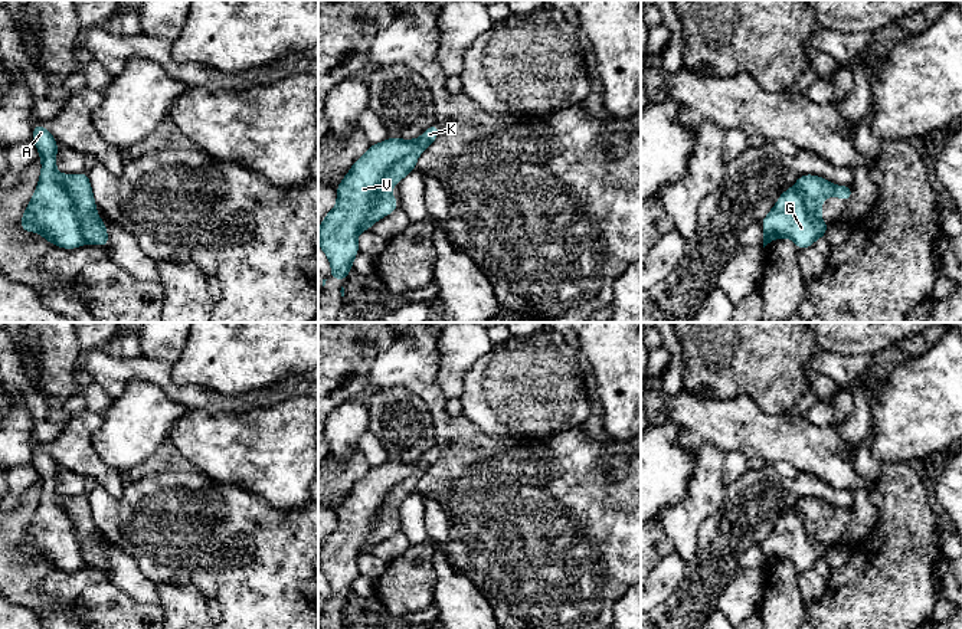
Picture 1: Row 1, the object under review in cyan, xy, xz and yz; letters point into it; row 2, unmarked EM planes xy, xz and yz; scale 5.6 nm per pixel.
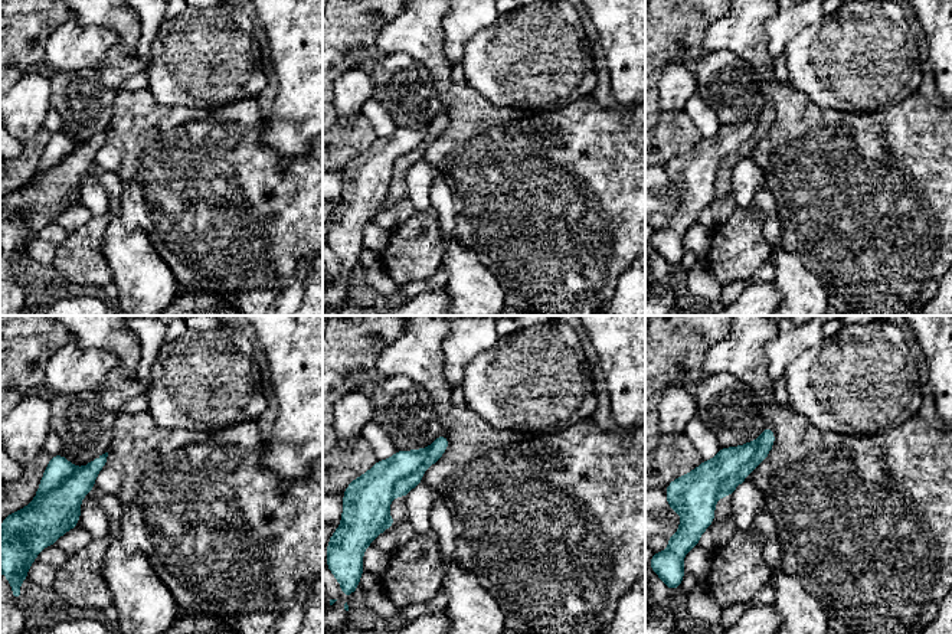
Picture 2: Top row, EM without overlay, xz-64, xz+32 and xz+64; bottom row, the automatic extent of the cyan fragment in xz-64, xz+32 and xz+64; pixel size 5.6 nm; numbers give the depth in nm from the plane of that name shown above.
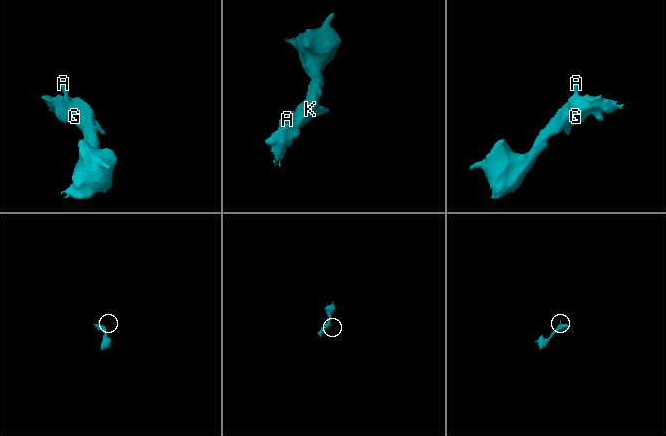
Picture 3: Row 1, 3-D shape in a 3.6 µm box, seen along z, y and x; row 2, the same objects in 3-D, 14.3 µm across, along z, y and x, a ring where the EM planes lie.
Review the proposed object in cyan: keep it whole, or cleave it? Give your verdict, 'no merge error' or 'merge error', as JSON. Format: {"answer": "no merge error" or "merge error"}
{"answer": "merge error"}

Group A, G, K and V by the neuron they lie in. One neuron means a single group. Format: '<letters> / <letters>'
A G V / K

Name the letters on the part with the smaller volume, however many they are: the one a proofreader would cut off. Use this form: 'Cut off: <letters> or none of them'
Cut off: K

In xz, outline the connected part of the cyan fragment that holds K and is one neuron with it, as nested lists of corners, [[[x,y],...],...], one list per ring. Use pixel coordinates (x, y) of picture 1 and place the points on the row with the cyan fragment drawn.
[[[439,124],[431,125],[416,141],[413,150],[397,160],[386,173],[385,181],[380,187],[380,194],[370,209],[361,230],[370,230],[370,227],[382,217],[395,212],[400,204],[392,196],[393,184],[402,181],[410,171],[416,168],[418,157],[438,138]]]

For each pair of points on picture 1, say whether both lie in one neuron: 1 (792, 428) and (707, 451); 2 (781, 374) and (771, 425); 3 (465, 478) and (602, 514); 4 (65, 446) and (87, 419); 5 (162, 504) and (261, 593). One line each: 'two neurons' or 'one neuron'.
1: two neurons
2: two neurons
3: one neuron
4: one neuron
5: one neuron

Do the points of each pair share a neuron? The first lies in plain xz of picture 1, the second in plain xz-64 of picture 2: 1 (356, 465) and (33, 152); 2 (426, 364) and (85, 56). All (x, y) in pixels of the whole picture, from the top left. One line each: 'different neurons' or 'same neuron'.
1: same neuron
2: same neuron

